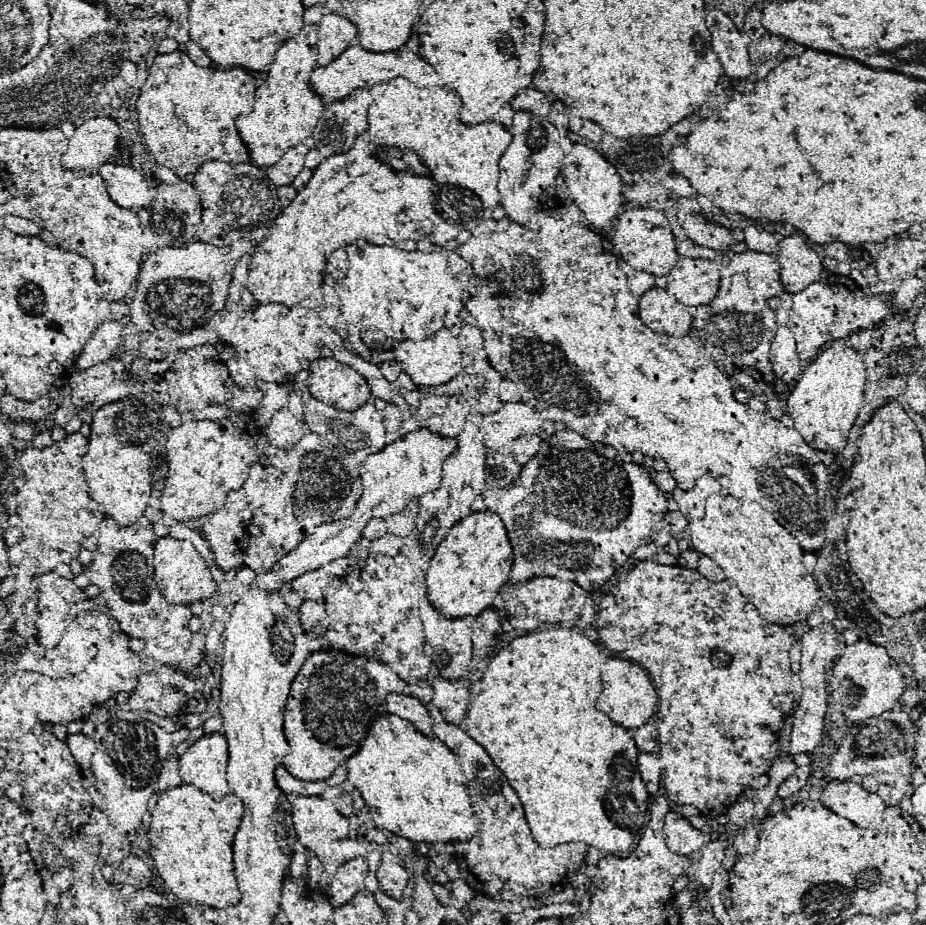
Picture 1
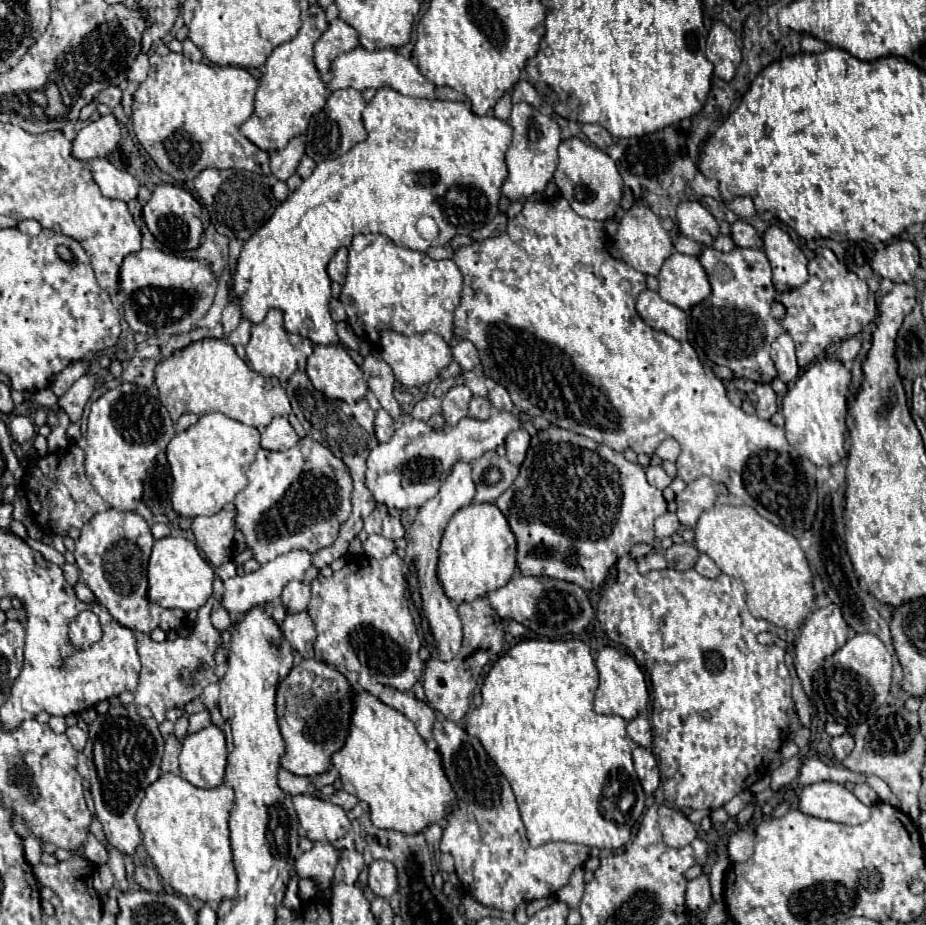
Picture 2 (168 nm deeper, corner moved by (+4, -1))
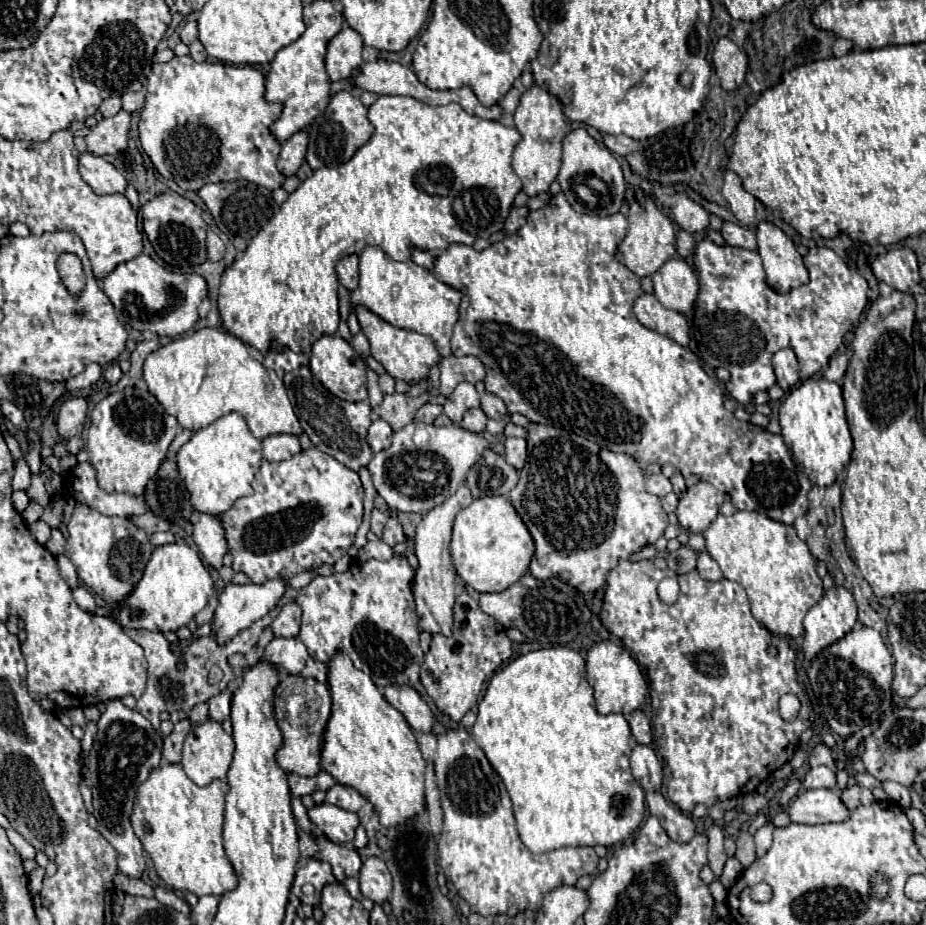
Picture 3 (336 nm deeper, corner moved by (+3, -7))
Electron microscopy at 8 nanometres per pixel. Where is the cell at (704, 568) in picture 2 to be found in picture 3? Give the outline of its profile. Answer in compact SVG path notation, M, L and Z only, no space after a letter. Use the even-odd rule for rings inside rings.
M701 552L699 558L697 558L697 572L703 580L721 580L723 578L723 572L719 568L719 564L707 554L707 552Z

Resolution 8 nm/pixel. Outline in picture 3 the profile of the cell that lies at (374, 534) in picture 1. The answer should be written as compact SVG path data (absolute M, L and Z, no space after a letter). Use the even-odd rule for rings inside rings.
M373 510L373 512L371 512L371 532L373 532L377 538L381 538L381 532L383 532L385 522L387 522L387 518L385 518L383 512L379 512L379 510Z

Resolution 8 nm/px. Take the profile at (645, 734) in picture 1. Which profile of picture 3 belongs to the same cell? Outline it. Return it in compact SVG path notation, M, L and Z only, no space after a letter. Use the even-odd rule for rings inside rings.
M641 710L633 712L633 716L631 716L631 720L629 720L629 726L631 726L631 732L633 732L637 744L645 744L645 746L649 746L649 744L653 742L653 734L651 734L649 718L647 718Z

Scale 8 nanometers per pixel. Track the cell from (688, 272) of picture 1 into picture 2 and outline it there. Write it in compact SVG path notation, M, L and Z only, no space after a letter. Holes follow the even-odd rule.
M674 252L658 274L658 294L666 302L690 310L710 296L710 282L696 256Z

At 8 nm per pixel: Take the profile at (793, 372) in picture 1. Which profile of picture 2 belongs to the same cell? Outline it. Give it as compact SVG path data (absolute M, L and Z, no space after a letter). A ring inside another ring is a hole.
M782 334L774 340L772 350L770 350L772 362L778 370L778 378L782 382L792 382L798 378L800 367L797 363L796 356L794 356L794 342L788 334Z

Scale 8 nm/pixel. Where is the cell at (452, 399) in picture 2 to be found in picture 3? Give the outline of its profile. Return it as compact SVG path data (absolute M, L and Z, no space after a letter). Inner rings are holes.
M461 382L453 390L453 394L445 400L443 410L451 418L453 424L459 424L463 420L463 414L475 406L479 406L479 394L475 392L475 386L469 382Z

